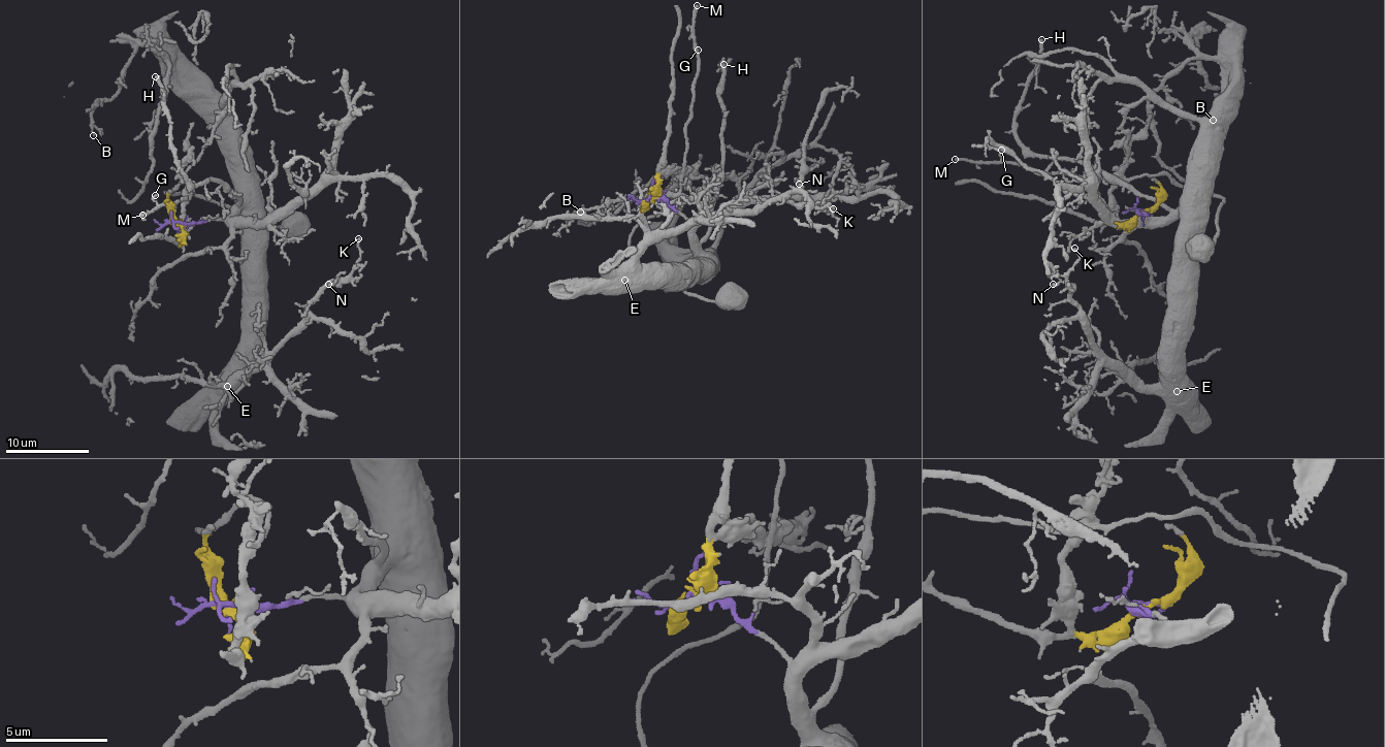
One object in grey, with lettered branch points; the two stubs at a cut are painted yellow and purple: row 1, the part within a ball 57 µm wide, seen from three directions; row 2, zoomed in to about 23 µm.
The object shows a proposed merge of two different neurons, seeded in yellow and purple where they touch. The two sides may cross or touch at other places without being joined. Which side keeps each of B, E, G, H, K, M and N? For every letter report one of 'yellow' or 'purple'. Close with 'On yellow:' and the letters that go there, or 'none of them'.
B: purple
E: purple
G: yellow
H: purple
K: purple
M: yellow
N: purple
On yellow: G, M

